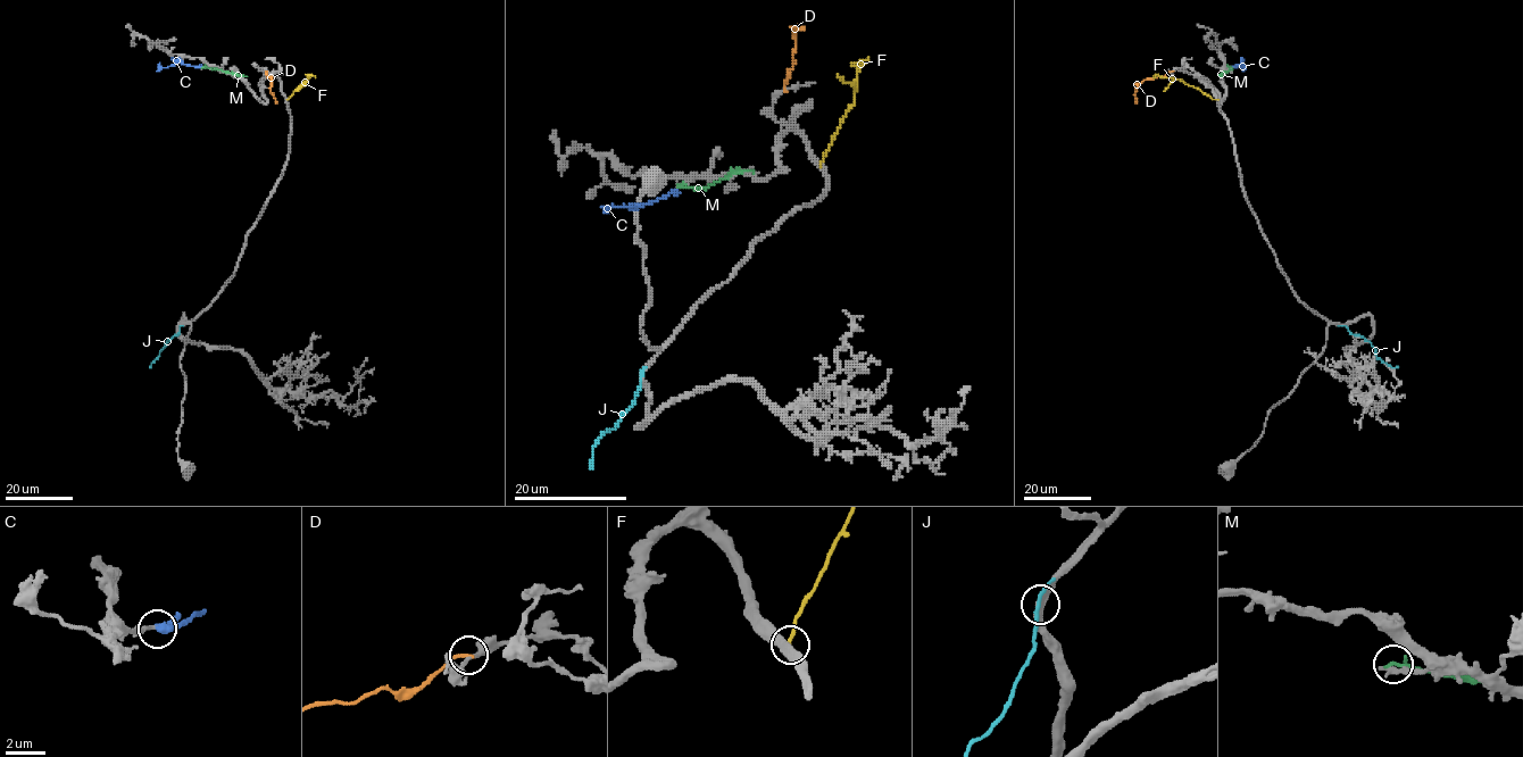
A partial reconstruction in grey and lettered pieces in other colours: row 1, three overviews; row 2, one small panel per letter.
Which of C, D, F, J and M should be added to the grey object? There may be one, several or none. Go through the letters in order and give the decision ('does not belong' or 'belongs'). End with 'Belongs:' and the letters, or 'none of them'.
C: belongs
D: does not belong
F: does not belong
J: does not belong
M: does not belong
Belongs: C

